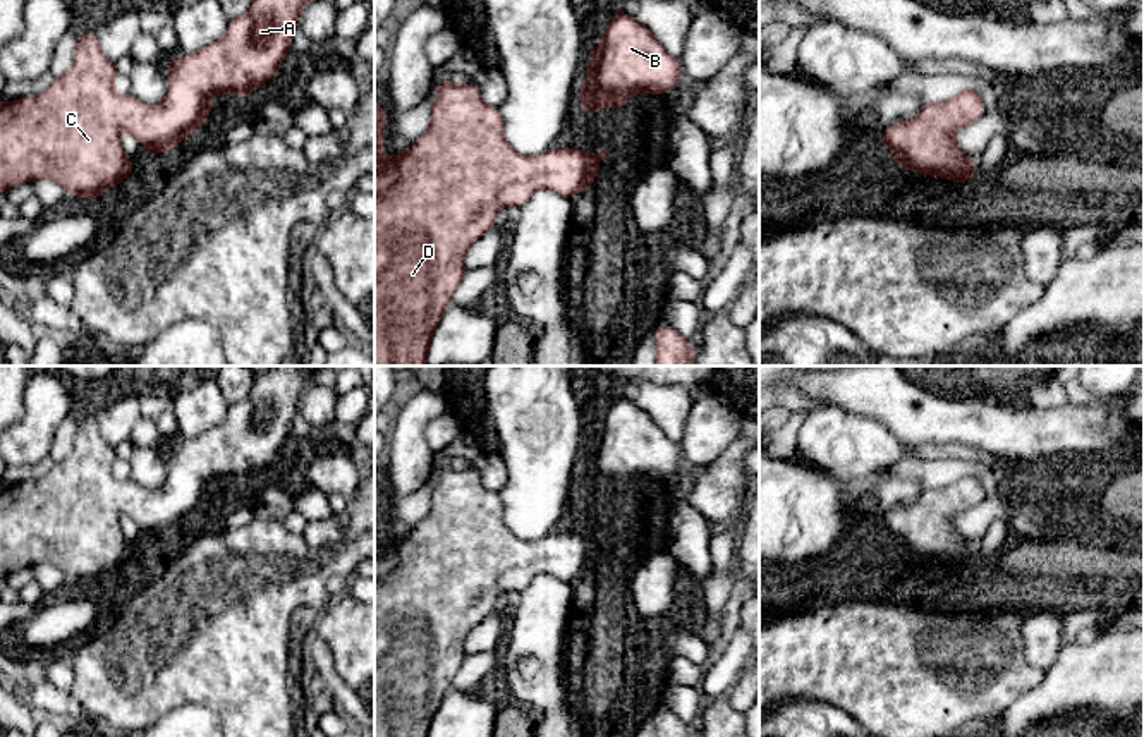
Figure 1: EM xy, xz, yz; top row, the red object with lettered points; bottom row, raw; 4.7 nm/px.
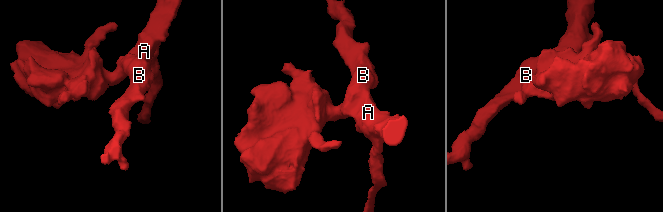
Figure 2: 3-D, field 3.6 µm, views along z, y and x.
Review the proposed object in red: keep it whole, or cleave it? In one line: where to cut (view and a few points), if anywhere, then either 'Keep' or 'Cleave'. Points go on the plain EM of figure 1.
No split. Keep

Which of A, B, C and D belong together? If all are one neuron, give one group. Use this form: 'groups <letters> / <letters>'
groups A B C D

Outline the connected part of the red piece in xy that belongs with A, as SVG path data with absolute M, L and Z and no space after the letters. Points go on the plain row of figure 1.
M268 366L254 375L249 395L228 404L220 424L167 447L168 474L158 490L144 490L131 479L120 481L113 474L119 457L100 435L94 416L77 417L72 452L53 462L46 476L0 486L0 579L50 562L69 581L100 584L106 572L122 569L136 553L120 531L122 515L129 515L149 541L177 534L187 519L210 503L215 478L234 476L246 484L271 464L290 436L301 393L309 385L333 385L335 376L330 366Z

